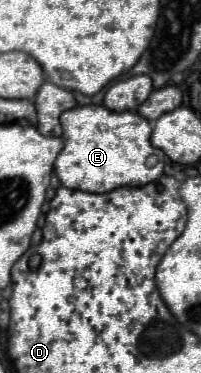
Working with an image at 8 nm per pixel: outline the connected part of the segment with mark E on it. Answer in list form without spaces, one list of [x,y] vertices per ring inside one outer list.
[[[85,105],[59,117],[65,147],[55,161],[63,187],[87,193],[107,193],[125,185],[147,185],[163,175],[163,153],[151,147],[151,125],[135,111],[115,113],[103,105]]]

